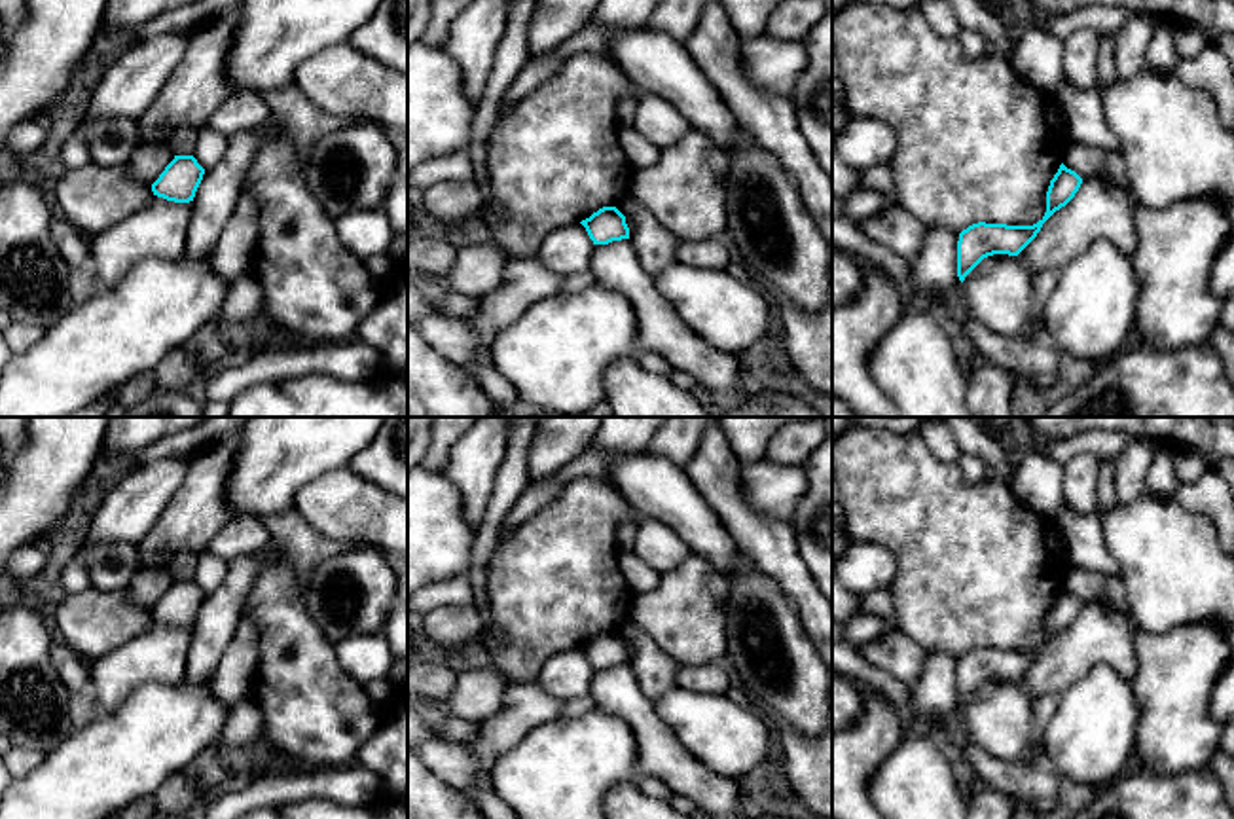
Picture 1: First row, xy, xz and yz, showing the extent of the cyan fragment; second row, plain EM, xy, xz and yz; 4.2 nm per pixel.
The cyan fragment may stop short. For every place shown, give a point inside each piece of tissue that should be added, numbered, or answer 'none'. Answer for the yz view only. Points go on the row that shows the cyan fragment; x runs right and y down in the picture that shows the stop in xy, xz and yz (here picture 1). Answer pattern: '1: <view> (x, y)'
none

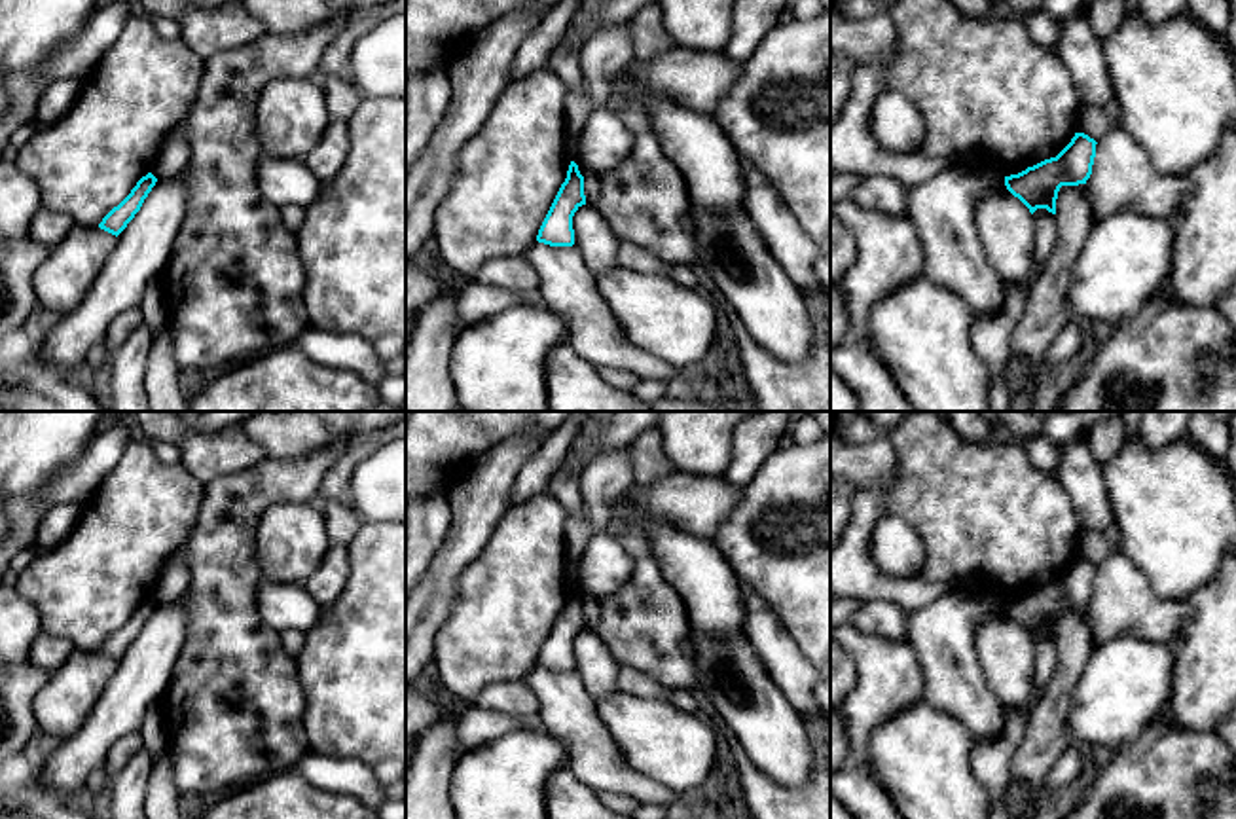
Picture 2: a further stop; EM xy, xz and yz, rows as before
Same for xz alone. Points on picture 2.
none

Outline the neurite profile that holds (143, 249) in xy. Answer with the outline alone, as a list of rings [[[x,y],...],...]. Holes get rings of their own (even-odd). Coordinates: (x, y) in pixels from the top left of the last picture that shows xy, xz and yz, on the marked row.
[[[184,176],[155,182],[140,210],[118,235],[118,245],[83,300],[47,330],[42,366],[76,377],[89,349],[106,339],[112,320],[140,307],[146,284],[163,273],[186,214]]]

